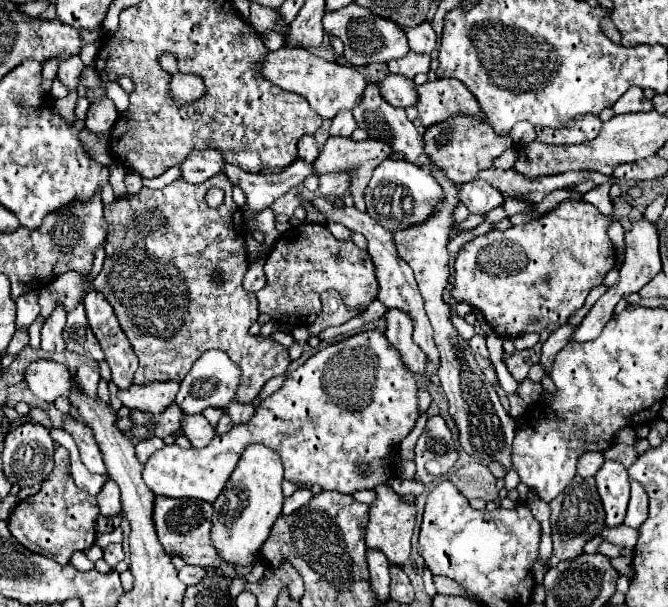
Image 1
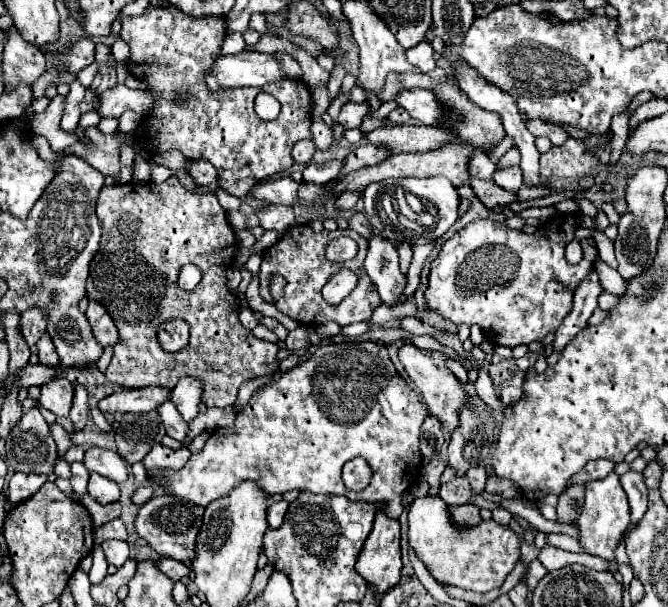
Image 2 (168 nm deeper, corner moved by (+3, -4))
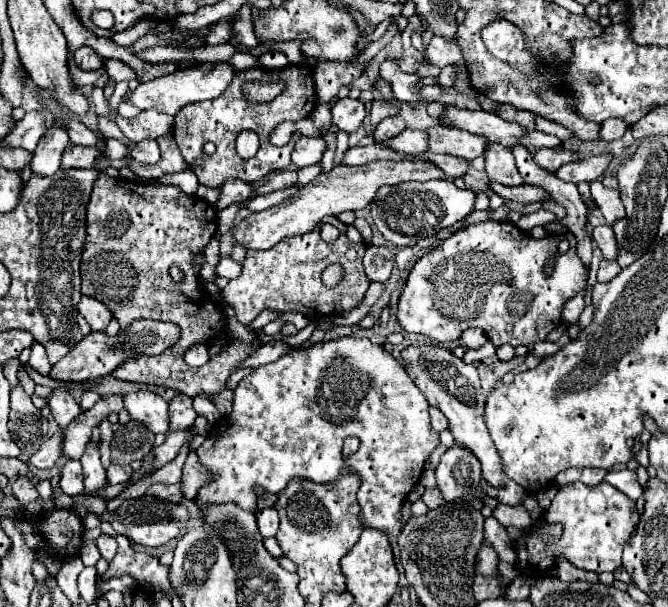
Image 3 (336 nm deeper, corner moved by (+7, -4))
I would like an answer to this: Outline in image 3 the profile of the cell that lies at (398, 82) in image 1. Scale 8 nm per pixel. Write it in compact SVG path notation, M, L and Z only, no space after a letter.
M445 107L445 117L443 125L451 123L461 123L453 127L461 127L469 133L483 135L491 143L501 143L505 147L515 147L521 143L521 139L527 135L525 129L517 127L517 123L503 121L497 113L487 113L487 111L467 111L459 107Z

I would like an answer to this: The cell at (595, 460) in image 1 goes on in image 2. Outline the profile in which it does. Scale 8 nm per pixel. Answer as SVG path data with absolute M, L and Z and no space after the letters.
M607 459L589 461L577 475L573 475L571 483L587 483L593 479L603 479L605 475L609 475L609 471L613 471L613 467L615 467L615 463L607 461Z

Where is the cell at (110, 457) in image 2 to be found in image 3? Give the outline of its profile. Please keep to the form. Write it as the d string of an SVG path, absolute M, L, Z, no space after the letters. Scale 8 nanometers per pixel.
M111 465L109 469L107 469L107 481L111 483L111 485L117 485L117 483L125 483L125 481L129 481L131 479L131 473L133 469L129 467L129 465Z

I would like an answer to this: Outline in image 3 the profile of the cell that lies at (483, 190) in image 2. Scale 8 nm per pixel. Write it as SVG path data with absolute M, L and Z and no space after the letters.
M491 183L491 189L507 199L507 201L515 201L515 203L545 203L545 201L551 201L549 199L549 193L543 189L543 187L537 187L537 185L519 185L519 187L505 187L505 185L499 185L499 183Z

